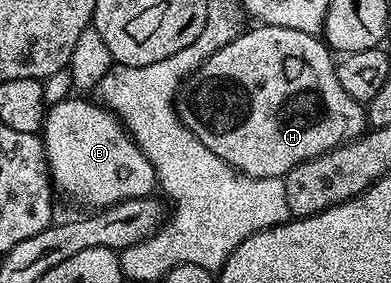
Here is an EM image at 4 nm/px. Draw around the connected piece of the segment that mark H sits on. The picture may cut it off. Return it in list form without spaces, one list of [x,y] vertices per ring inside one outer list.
[[[256,24],[253,27],[214,52],[214,56],[188,75],[178,91],[176,115],[214,156],[251,179],[283,178],[298,164],[322,156],[365,133],[365,107],[338,84],[337,59],[317,35],[281,26]]]

